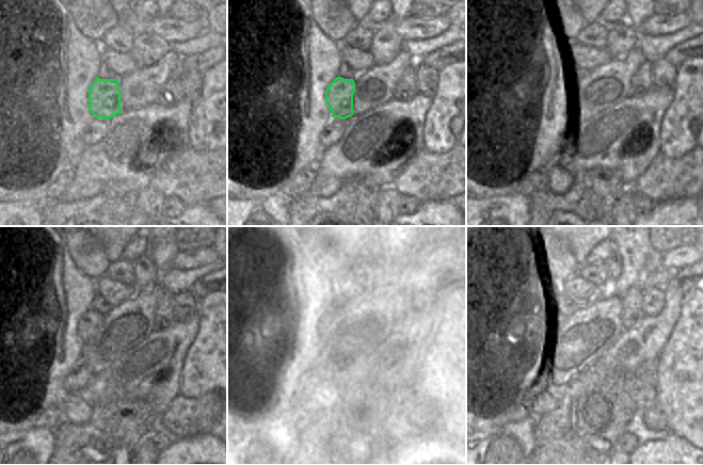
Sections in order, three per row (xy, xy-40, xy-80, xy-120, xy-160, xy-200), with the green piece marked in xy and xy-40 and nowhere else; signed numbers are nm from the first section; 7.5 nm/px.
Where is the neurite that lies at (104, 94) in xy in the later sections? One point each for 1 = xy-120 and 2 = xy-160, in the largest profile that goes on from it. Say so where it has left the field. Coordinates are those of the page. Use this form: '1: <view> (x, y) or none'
1: xy-120 (90, 323)
2: xy-160 (326, 323)

